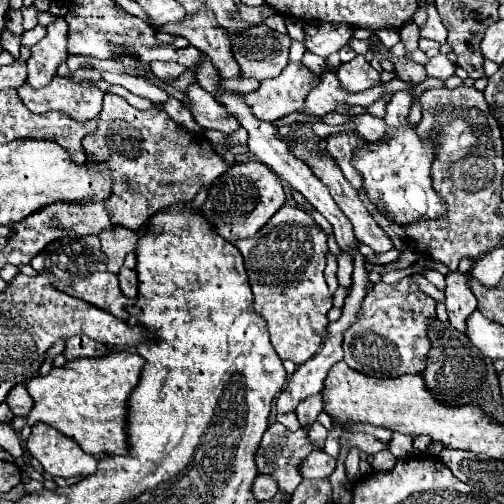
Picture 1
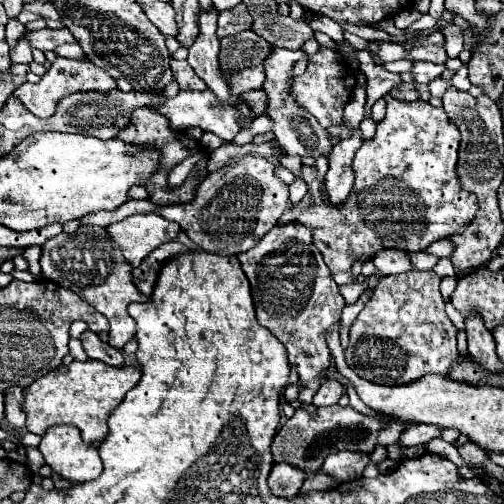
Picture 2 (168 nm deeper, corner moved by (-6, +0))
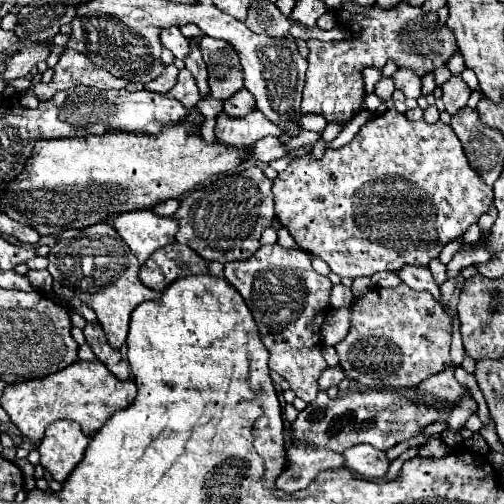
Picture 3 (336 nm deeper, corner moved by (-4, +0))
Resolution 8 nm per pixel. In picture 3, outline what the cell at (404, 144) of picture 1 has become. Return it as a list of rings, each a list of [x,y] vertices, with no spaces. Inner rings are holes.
[[[395,108],[373,116],[343,148],[329,148],[319,160],[313,156],[295,158],[273,180],[273,196],[275,214],[279,222],[289,228],[295,242],[303,250],[309,250],[309,254],[325,260],[331,272],[341,278],[359,278],[371,272],[363,250],[355,246],[361,240],[373,240],[373,274],[381,270],[395,272],[405,264],[427,266],[429,260],[439,256],[447,242],[463,236],[493,202],[493,190],[481,182],[479,174],[467,164],[463,146],[449,124],[443,120],[435,124],[425,120],[413,122]]]

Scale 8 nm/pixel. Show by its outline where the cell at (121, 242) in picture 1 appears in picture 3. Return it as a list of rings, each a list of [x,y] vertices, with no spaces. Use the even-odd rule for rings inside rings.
[[[135,210],[119,214],[113,228],[143,264],[155,250],[175,242],[175,218],[161,218],[151,210]]]

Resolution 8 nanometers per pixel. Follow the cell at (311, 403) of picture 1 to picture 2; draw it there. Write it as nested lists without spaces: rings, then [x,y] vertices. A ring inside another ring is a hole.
[[[327,380],[317,390],[317,394],[313,398],[313,406],[331,406],[331,404],[337,404],[341,394],[343,394],[343,386],[337,380]]]

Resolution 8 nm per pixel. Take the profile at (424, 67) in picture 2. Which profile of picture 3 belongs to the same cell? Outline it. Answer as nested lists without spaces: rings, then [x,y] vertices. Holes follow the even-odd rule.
[[[399,68],[393,74],[393,80],[395,80],[395,88],[403,90],[403,94],[407,98],[419,98],[421,96],[421,76],[413,74],[413,70]]]

